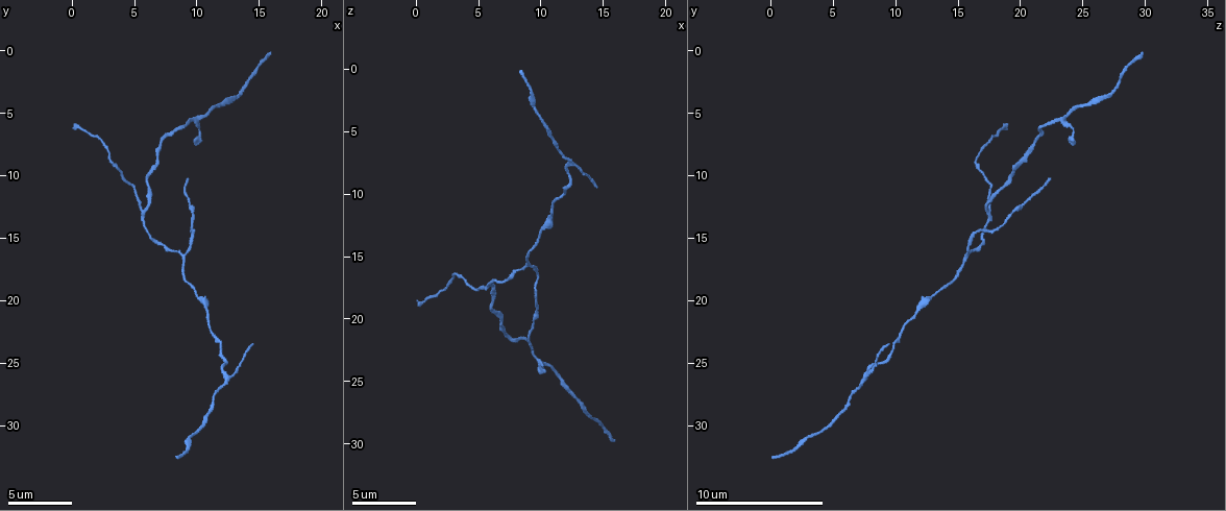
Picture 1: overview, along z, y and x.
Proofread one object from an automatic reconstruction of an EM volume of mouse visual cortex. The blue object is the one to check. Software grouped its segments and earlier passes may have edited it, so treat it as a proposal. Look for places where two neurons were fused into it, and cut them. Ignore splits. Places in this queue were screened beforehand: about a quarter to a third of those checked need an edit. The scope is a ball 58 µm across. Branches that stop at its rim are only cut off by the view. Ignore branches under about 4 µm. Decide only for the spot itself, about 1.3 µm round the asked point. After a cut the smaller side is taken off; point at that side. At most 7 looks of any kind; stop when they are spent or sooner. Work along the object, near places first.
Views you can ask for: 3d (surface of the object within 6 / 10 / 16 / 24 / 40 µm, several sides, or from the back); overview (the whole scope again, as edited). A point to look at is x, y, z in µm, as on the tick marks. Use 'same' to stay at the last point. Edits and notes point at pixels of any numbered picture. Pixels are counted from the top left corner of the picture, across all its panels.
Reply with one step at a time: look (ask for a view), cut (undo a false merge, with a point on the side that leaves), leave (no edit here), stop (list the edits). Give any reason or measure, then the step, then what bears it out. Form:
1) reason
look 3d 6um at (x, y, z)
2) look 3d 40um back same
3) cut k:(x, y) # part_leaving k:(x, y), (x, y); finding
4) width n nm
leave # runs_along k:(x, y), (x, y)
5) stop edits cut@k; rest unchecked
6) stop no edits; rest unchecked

three-way junction
look 3d 10um at (5.8, 12.4, 17.2)

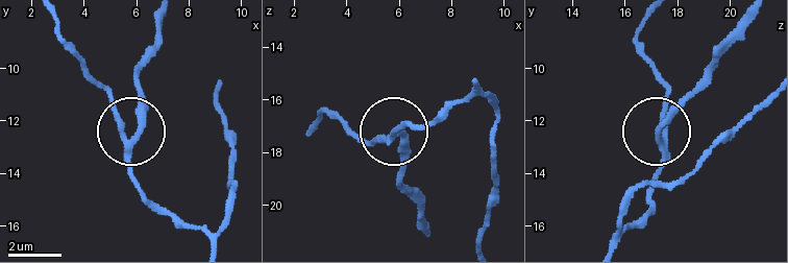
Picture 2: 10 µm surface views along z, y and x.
width 230 nm
cut 2:(142, 110) # part_leaving 2:(129, 146), (137, 74), (156, 20); a second neuron is stuck on

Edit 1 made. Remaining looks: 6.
three-way junction
look 3d 16um at (9.2, 16.4, 15.6)

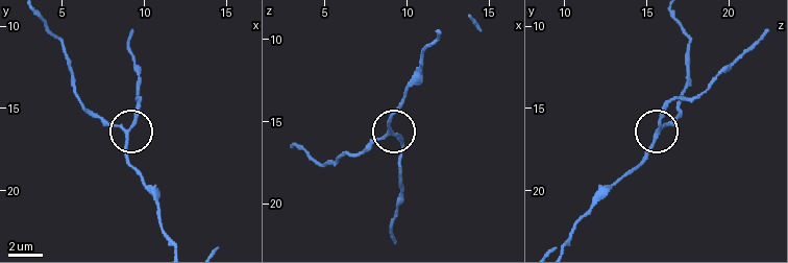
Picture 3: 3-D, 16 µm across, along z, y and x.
leave # continuous, no second neuron

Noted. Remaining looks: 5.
thick turns thin
look 3d 10um at (12.4, 25.2, 8.8)

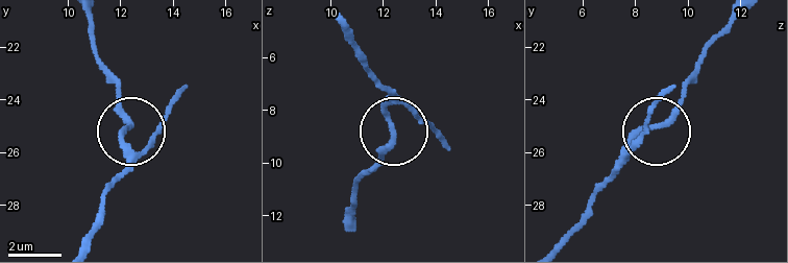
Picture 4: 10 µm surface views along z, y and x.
look 3d 6um at (12.4, 25.0, 8.9)

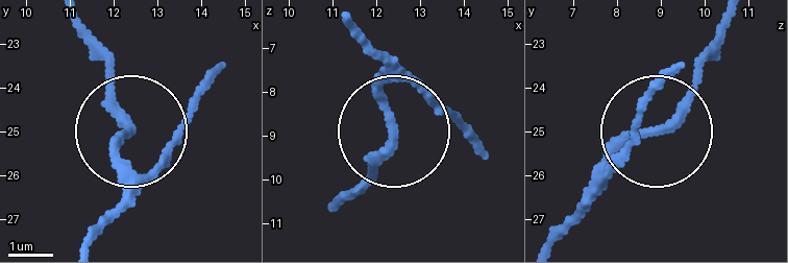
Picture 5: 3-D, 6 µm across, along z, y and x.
width 220 nm
leave # runs_along 5:(335, 210), (372, 173), (391, 128), (383, 53); one neuron here

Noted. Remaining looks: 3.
stop edits cut@2; rest unchecked

